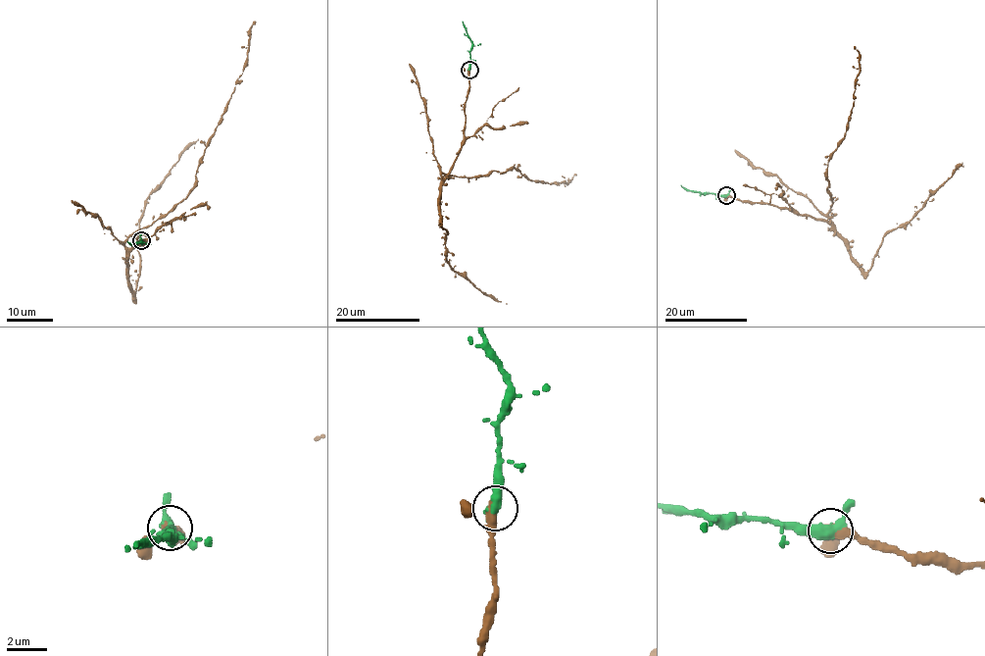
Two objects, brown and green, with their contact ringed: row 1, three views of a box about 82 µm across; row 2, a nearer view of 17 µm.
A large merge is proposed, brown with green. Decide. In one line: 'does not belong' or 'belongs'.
belongs

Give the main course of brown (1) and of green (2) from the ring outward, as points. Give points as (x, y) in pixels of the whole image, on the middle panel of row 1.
1: (469, 70), (464, 141), (443, 177), (516, 168), (531, 179), (567, 183), (576, 174)
2: (469, 70), (471, 40), (463, 22)

